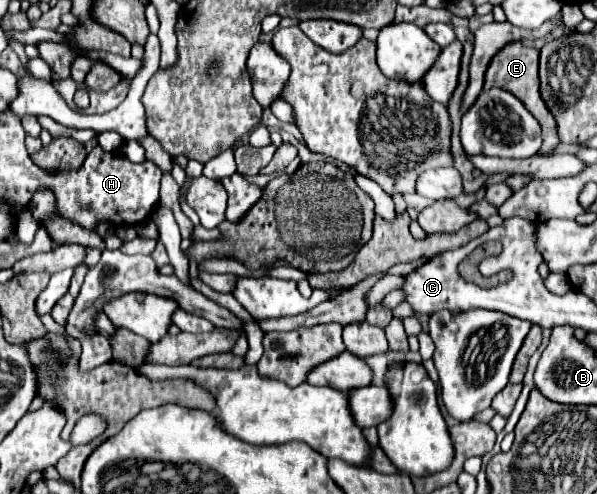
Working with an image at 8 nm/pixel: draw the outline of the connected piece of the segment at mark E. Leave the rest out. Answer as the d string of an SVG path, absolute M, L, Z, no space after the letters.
M510 42L506 48L502 48L490 62L488 70L486 70L486 82L484 82L484 90L490 88L502 88L502 90L510 90L524 106L526 110L530 110L530 114L534 114L534 118L540 122L542 126L542 146L538 150L540 156L544 154L552 154L556 152L556 148L560 146L560 138L558 138L558 128L554 124L554 118L550 116L548 106L542 102L542 94L540 94L540 76L538 76L538 56L540 52L536 48L528 48L522 42Z

